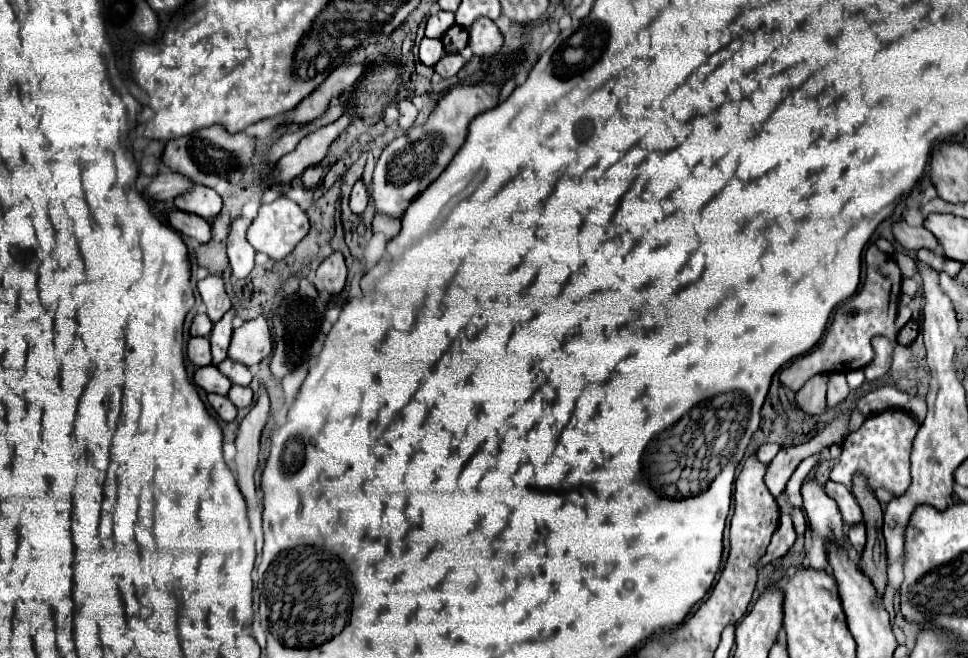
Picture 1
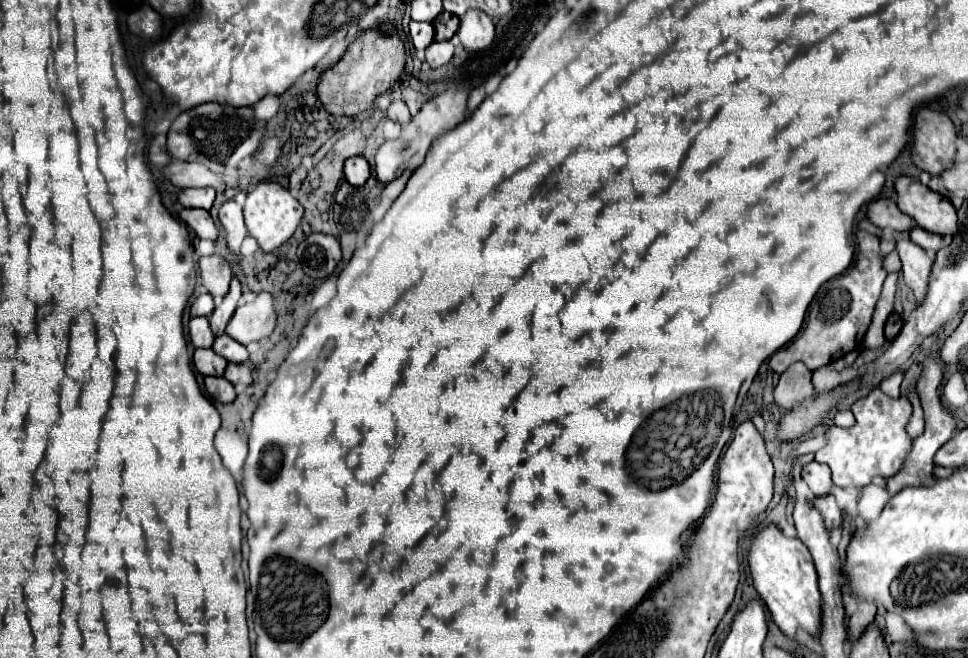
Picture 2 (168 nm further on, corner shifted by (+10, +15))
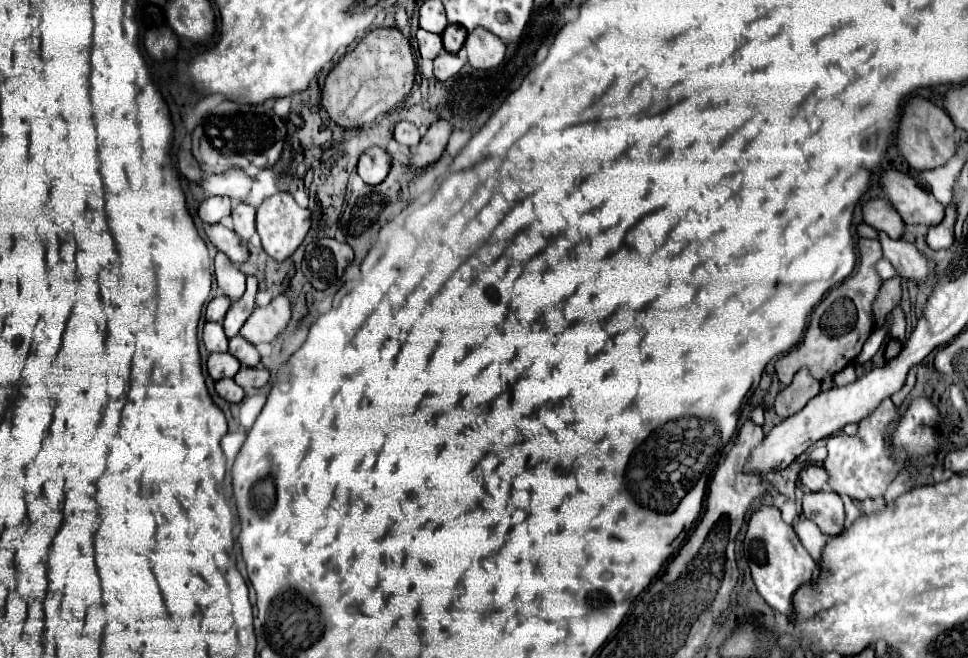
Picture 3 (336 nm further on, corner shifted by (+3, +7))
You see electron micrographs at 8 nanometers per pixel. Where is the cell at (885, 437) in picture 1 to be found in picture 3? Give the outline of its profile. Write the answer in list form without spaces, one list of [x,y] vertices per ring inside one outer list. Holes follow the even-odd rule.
[[[886,399],[882,401],[882,405],[878,405],[878,409],[870,417],[860,421],[858,433],[854,437],[848,437],[844,431],[828,437],[826,441],[828,457],[824,459],[824,469],[830,475],[828,489],[832,489],[842,497],[846,495],[850,499],[868,499],[868,497],[884,495],[886,487],[896,479],[896,473],[900,475],[900,471],[904,471],[908,465],[908,457],[904,449],[896,451],[892,441],[888,439],[896,419],[898,419],[896,405],[890,399]]]

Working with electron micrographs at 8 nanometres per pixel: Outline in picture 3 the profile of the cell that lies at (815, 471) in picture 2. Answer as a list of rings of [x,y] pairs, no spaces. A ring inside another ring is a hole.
[[[810,465],[808,469],[800,471],[800,481],[808,491],[824,491],[828,487],[828,473],[824,467]]]

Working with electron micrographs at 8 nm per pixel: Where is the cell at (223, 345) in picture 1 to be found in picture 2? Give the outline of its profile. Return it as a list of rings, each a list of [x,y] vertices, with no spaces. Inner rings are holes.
[[[233,277],[229,293],[227,293],[225,299],[221,301],[221,305],[215,307],[215,311],[213,311],[211,317],[209,317],[209,323],[211,323],[211,329],[213,329],[215,335],[223,335],[223,333],[225,333],[225,327],[227,327],[229,319],[233,317],[239,299],[241,299],[241,283],[239,283],[237,277]]]

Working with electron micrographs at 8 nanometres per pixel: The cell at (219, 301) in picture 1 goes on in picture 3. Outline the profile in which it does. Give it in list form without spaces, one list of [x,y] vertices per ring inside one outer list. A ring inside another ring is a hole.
[[[216,253],[214,267],[216,267],[214,275],[216,275],[218,289],[230,301],[238,301],[242,297],[242,293],[244,293],[244,279],[246,279],[246,275],[224,253]]]

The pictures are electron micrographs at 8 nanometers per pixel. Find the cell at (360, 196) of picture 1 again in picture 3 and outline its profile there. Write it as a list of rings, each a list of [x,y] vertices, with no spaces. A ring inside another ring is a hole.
[[[370,147],[358,161],[358,175],[368,185],[378,185],[390,171],[390,155],[380,147]]]

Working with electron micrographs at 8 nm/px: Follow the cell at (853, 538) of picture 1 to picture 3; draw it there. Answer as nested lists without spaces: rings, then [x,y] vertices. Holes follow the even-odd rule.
[[[818,491],[804,495],[804,515],[814,521],[826,535],[840,535],[844,531],[844,503],[834,491]]]

